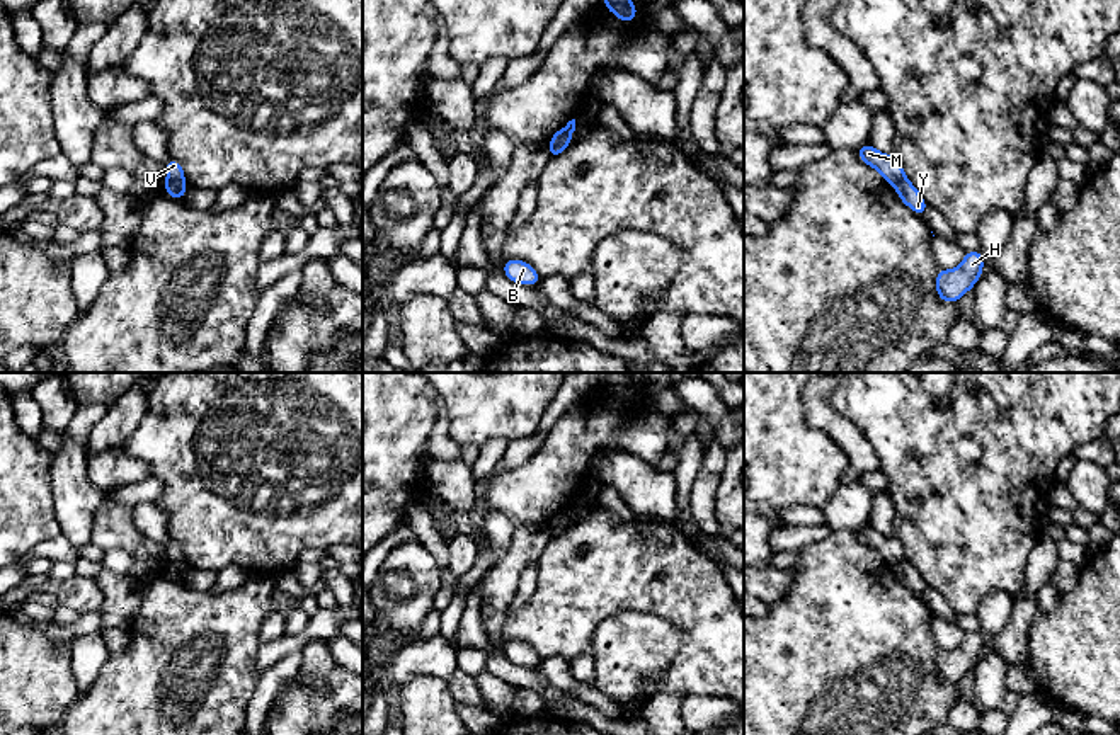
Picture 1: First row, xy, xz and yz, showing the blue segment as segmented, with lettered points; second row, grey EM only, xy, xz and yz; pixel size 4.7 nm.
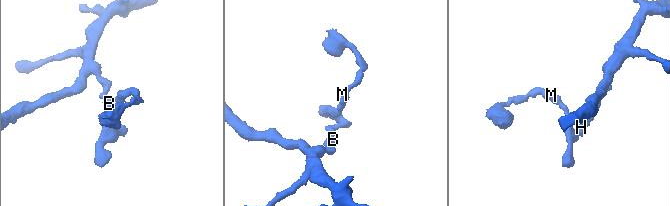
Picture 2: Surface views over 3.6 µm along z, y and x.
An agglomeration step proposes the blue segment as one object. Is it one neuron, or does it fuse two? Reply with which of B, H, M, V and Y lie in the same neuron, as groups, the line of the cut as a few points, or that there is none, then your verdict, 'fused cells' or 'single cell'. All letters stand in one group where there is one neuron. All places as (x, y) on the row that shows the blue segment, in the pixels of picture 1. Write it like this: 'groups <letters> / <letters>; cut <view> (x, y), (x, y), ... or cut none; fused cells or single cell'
groups B H Y / M V; cut xy (167, 179), (181, 179), (184, 182); fused cells

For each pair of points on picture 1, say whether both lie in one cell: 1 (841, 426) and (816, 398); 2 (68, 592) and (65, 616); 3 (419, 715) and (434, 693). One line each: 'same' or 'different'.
1: same
2: different
3: same

